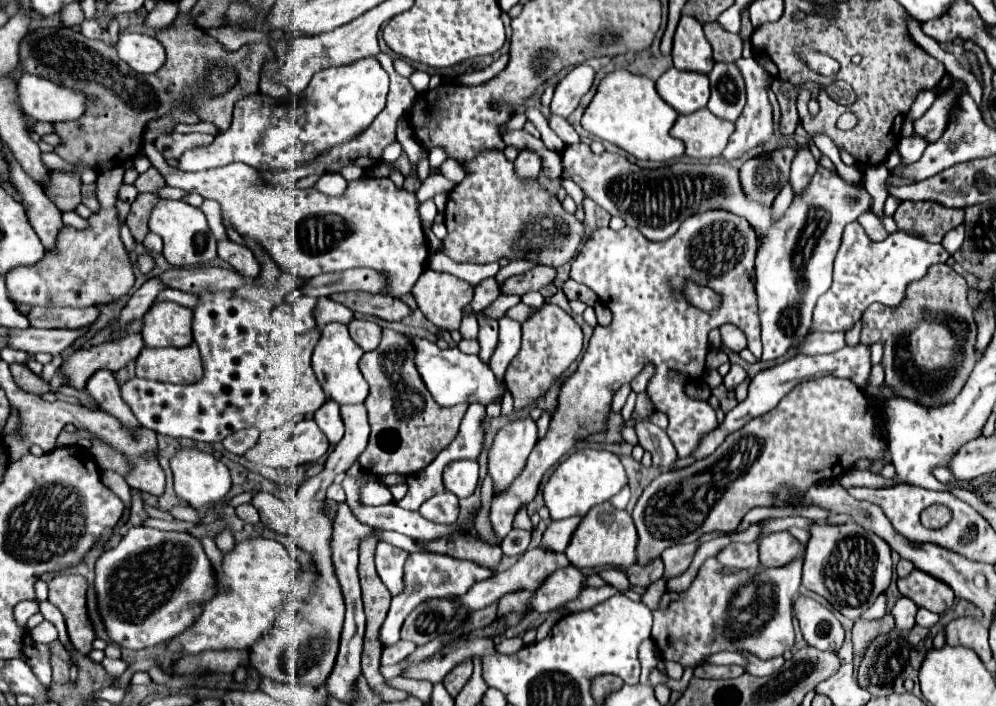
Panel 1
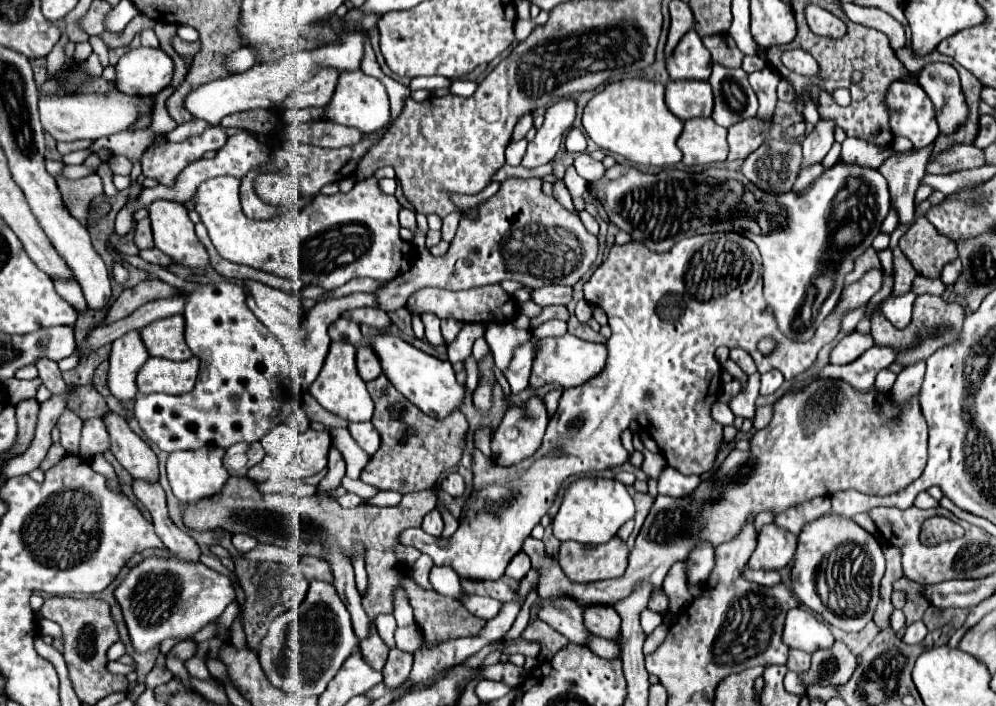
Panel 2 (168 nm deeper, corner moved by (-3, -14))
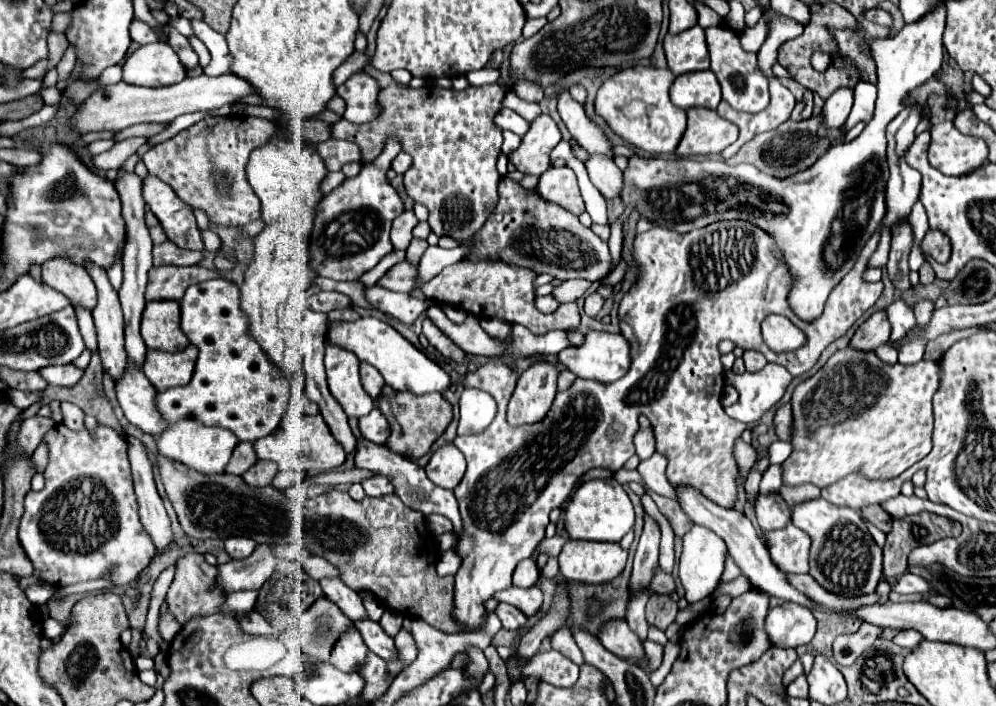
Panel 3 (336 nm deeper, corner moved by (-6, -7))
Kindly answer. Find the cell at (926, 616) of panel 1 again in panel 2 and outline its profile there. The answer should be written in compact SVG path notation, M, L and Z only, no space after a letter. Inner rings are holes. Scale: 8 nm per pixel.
M919 620L919 622L913 622L911 626L907 626L907 630L905 630L905 634L903 634L901 640L907 642L907 644L921 644L923 638L925 638L925 634L927 634L927 628Z

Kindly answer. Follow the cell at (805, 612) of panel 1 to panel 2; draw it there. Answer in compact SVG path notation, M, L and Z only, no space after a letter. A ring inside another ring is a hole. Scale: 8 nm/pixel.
M791 608L783 624L783 644L813 654L819 648L829 648L835 638L831 630L819 622L811 612L801 608Z

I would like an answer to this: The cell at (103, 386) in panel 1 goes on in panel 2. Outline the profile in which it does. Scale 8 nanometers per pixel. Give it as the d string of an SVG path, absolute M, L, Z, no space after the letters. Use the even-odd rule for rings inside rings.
M117 414L103 416L103 422L107 424L111 436L113 456L133 476L133 480L159 482L157 456L149 448L149 444L143 438L139 438L135 432L131 432L127 422Z

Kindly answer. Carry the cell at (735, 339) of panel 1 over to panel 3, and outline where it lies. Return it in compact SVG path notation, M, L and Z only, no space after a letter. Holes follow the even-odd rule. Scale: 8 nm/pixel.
M744 351L744 355L742 355L742 359L744 359L744 365L746 365L746 371L760 371L768 361L764 359L764 355L762 353L758 353L758 351Z

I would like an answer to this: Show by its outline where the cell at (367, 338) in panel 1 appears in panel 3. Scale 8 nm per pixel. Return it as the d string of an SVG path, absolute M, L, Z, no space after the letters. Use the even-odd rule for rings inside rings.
M360 363L360 377L362 377L362 385L370 393L370 397L378 399L380 389L384 385L380 371L376 371L376 367L372 367L370 363Z

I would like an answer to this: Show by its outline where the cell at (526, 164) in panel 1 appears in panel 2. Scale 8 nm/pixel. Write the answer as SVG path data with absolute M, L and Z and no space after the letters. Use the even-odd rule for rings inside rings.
M571 98L557 102L547 110L543 126L537 130L537 136L529 142L527 152L523 156L521 164L525 168L537 168L555 158L563 140L563 132L567 132L573 126L575 110L577 106Z

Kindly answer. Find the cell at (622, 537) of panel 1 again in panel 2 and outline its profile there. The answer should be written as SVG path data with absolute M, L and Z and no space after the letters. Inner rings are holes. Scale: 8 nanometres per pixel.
M615 536L601 546L563 542L557 560L571 582L597 582L621 576L627 568L627 556L627 544Z

